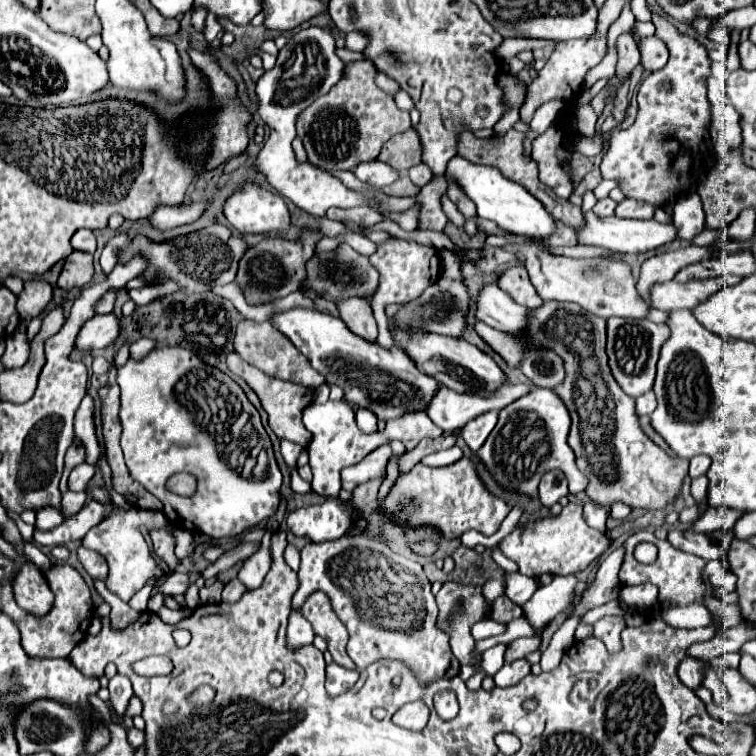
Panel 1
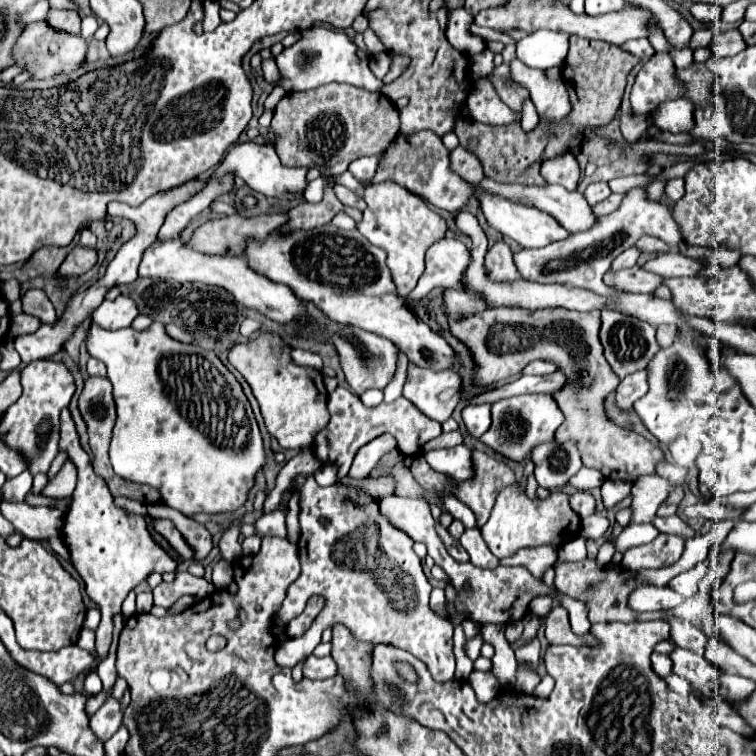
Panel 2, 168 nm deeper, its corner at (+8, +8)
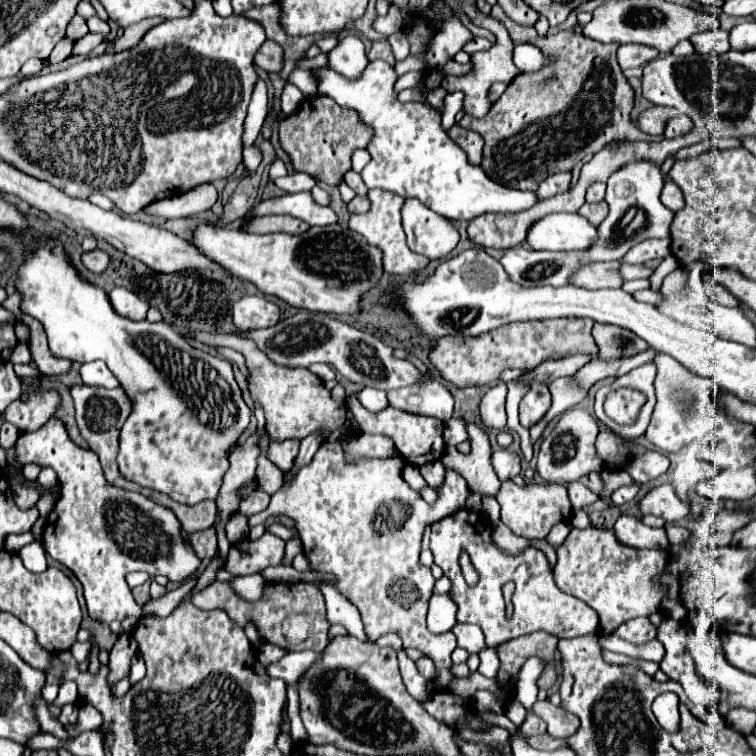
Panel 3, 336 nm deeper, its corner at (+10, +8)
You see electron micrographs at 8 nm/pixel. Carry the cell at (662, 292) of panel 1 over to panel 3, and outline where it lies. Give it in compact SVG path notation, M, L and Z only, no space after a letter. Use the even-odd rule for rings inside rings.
M621 261L591 263L579 269L573 275L571 283L577 287L585 287L585 289L619 289L623 285L619 267L621 267Z

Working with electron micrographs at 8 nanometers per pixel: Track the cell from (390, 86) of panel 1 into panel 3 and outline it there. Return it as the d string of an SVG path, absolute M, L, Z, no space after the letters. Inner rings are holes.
M371 61L369 67L365 69L363 77L359 77L357 81L345 81L341 75L333 73L331 69L317 69L317 73L321 77L321 85L319 85L321 95L335 99L343 107L359 111L361 119L375 129L375 137L367 147L371 161L361 171L361 177L363 177L363 183L367 189L377 187L377 189L397 193L401 197L415 197L419 201L425 201L425 205L429 209L433 209L435 213L439 213L445 219L465 219L465 221L471 221L483 213L493 213L493 211L519 213L519 211L525 211L539 203L539 197L535 191L519 191L519 189L499 185L499 183L491 181L481 167L469 165L465 151L459 149L449 139L449 135L441 129L439 113L431 111L425 103L399 103L397 95L393 93L397 75L387 61Z

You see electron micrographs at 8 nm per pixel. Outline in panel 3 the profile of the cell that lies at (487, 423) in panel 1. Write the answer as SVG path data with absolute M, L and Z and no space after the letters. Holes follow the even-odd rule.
M499 383L497 387L491 387L485 397L481 399L479 405L479 413L481 413L481 421L485 427L489 429L497 429L503 431L507 425L507 415L505 415L505 383Z

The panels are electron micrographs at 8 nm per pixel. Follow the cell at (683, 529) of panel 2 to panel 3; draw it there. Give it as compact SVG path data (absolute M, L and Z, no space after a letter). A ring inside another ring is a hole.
M659 485L651 489L641 501L639 501L641 515L655 515L669 521L679 521L689 513L689 505L681 503L673 491L671 485Z

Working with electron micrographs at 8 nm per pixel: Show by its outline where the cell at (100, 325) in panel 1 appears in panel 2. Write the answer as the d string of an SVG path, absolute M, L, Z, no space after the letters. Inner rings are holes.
M119 295L113 301L103 301L99 309L93 311L93 323L101 325L103 329L121 329L131 327L133 319L139 315L135 301L129 295Z

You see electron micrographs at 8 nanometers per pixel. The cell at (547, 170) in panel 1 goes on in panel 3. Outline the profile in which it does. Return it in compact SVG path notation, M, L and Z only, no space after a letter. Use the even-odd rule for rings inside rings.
M561 171L561 173L549 175L545 181L541 181L537 195L541 199L547 199L547 197L553 197L557 193L565 193L569 189L569 183L571 183L571 171Z

